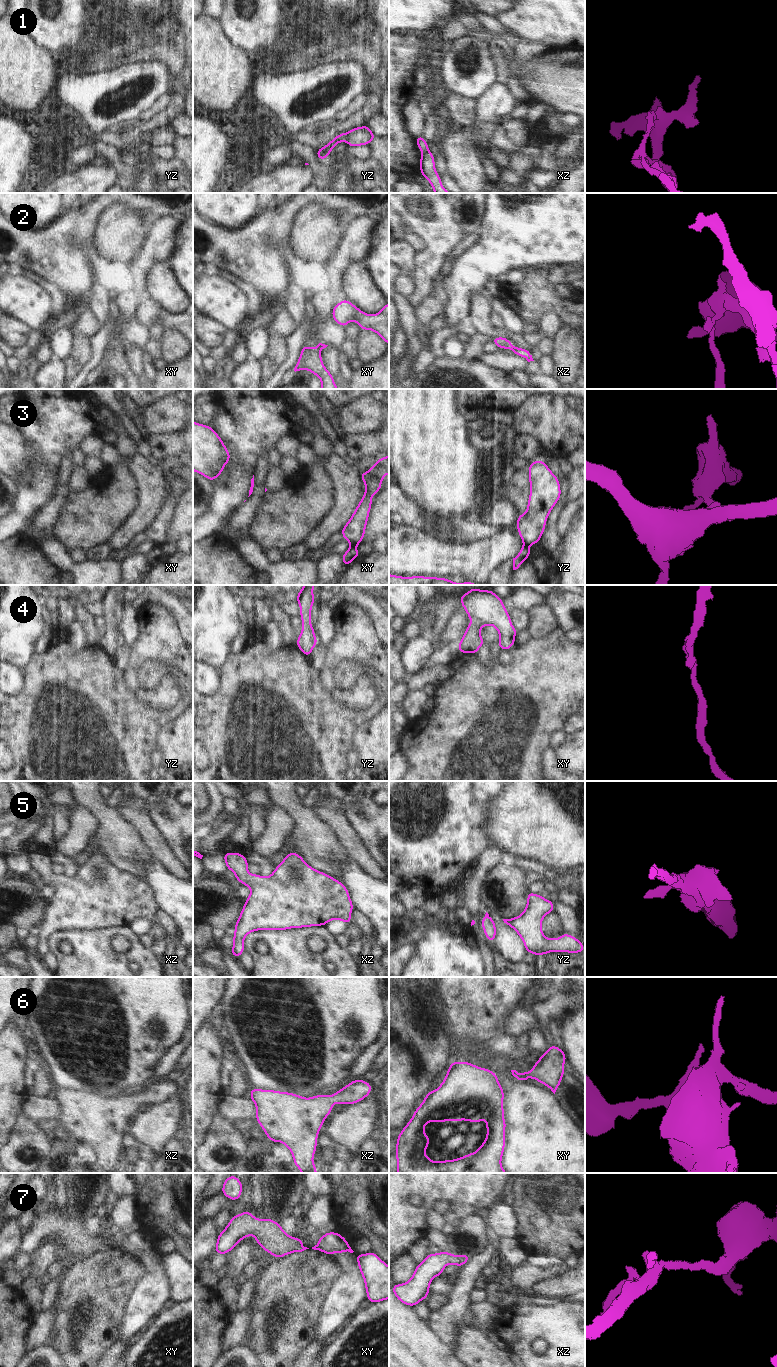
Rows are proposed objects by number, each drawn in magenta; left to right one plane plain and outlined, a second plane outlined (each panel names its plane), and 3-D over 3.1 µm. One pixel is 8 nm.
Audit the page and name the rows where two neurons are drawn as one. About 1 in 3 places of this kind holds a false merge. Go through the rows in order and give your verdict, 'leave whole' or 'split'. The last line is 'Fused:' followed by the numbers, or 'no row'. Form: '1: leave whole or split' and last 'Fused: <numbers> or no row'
1: split
2: split
3: split
4: leave whole
5: leave whole
6: leave whole
7: leave whole
Fused: 1, 2, 3

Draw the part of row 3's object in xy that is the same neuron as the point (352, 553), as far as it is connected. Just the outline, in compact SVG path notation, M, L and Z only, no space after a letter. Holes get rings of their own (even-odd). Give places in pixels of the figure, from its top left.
M350 546L350 548L341 556L343 564L347 567L352 563L354 559L360 556L356 546Z

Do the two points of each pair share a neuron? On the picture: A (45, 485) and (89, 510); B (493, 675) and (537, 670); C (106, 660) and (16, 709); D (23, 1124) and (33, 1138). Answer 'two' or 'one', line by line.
A: two
B: one
C: one
D: one

